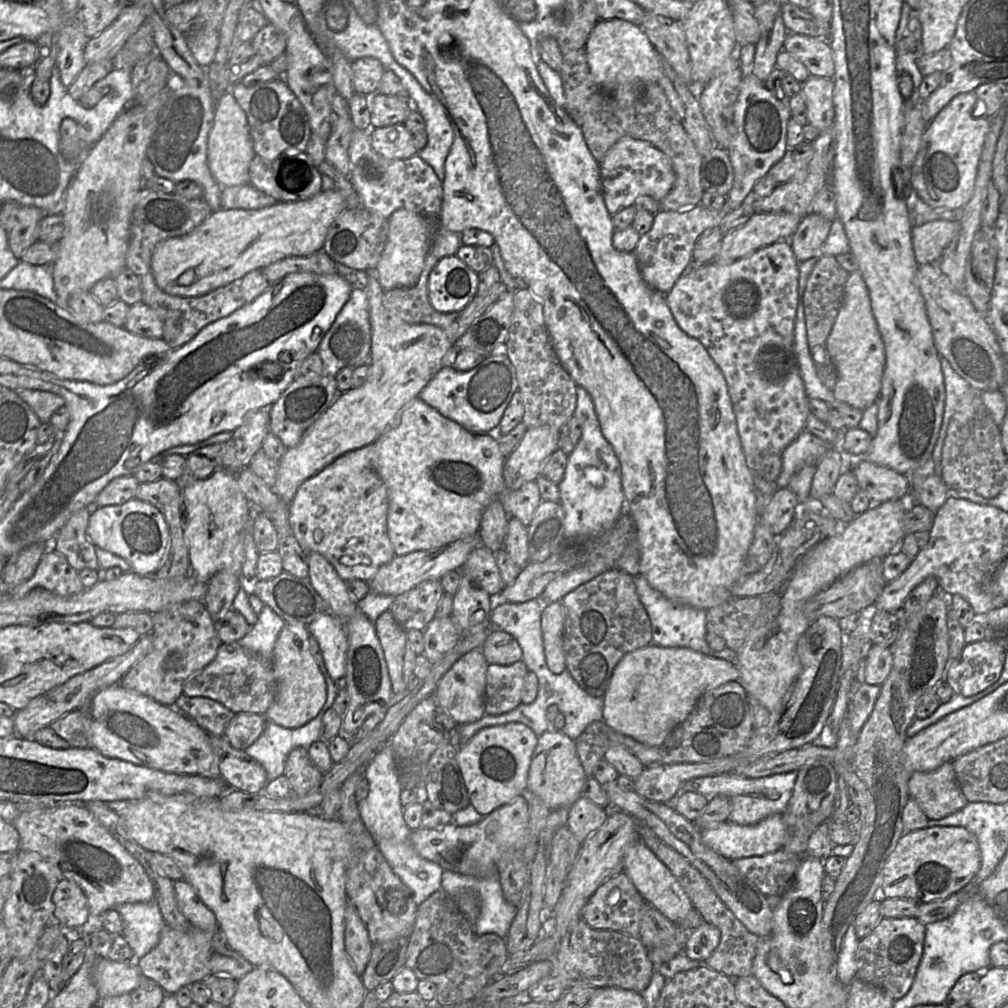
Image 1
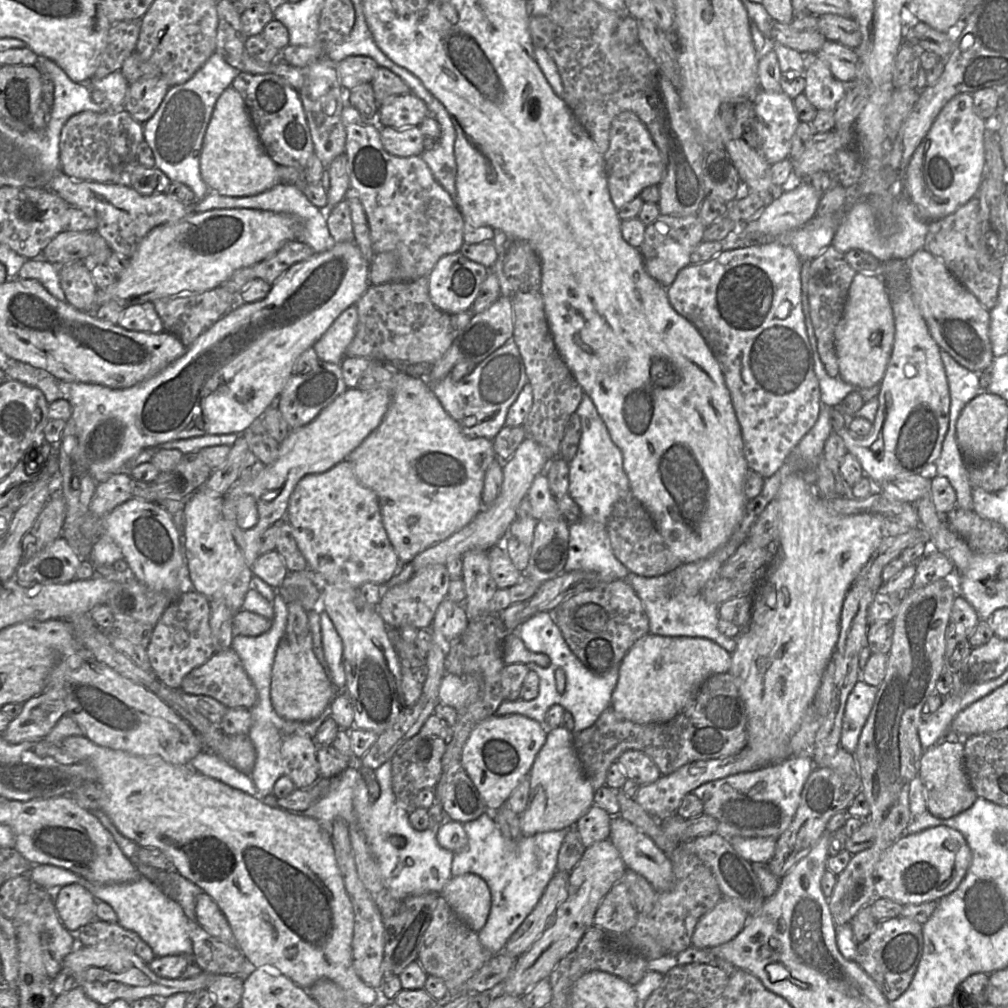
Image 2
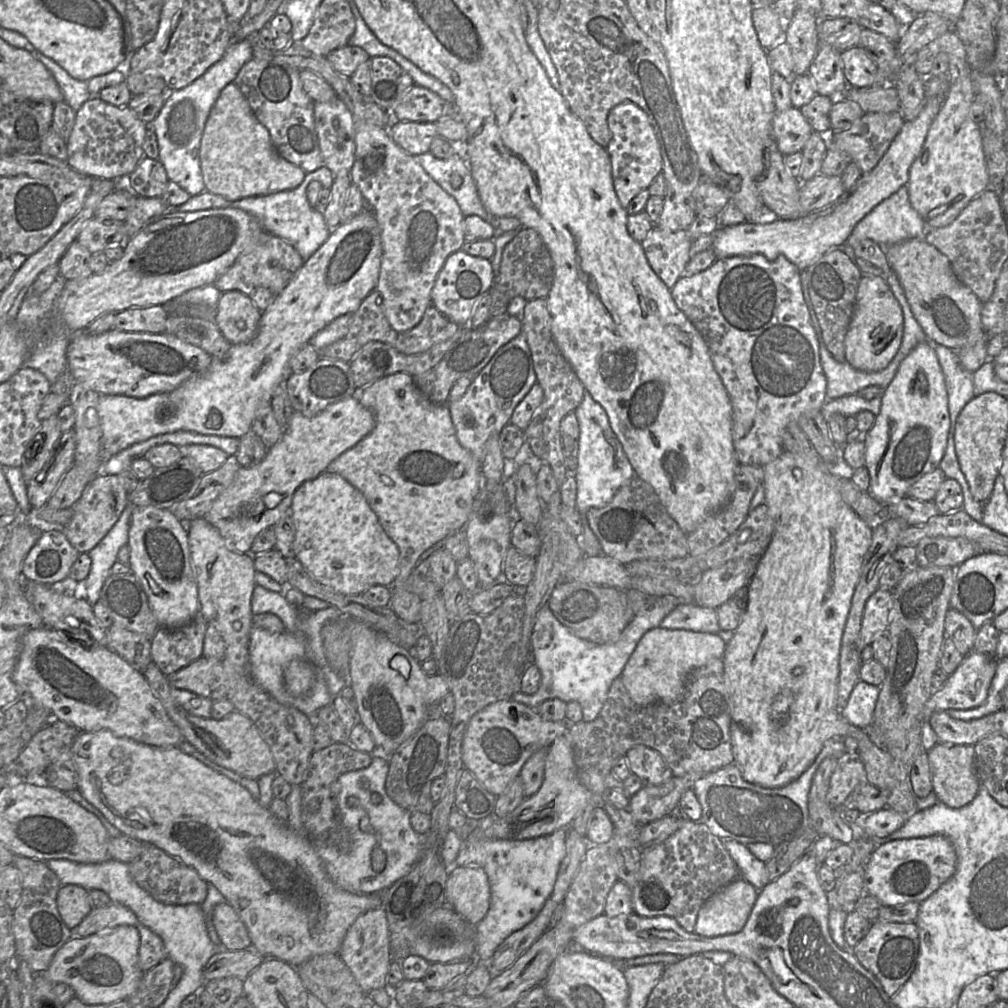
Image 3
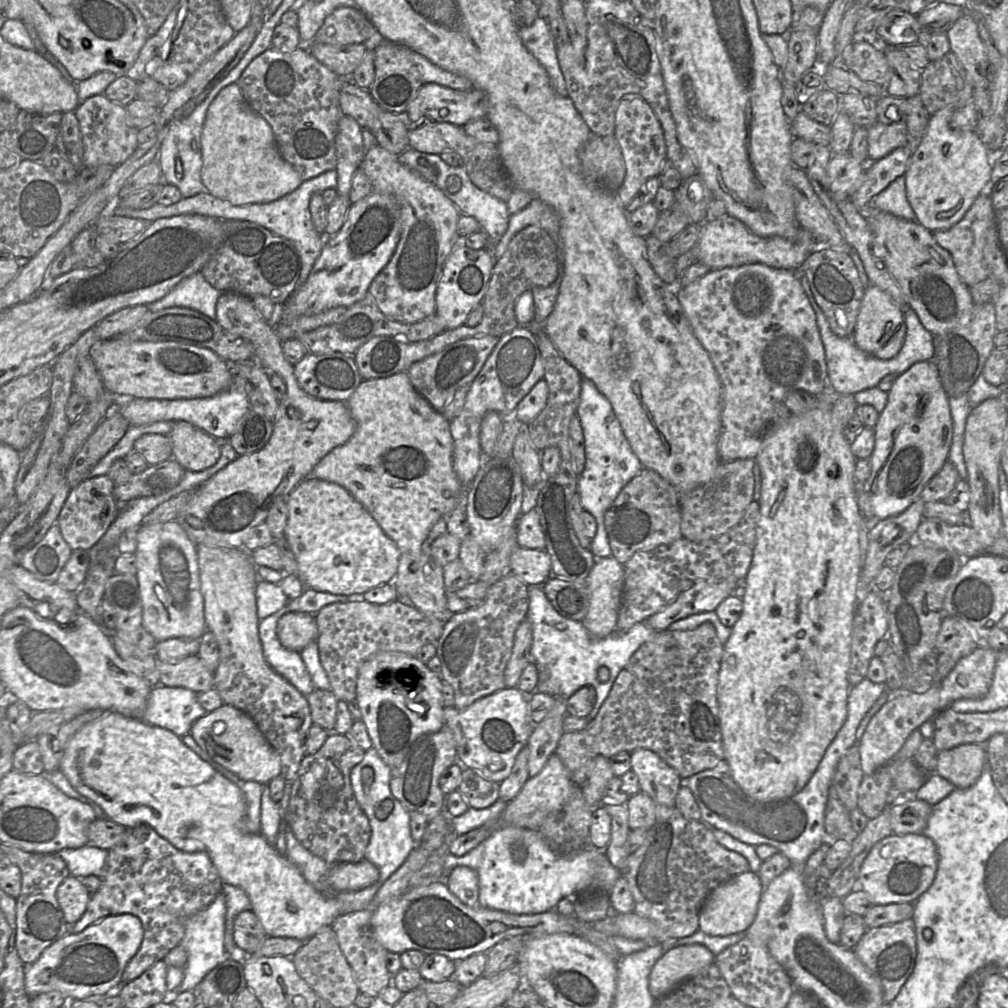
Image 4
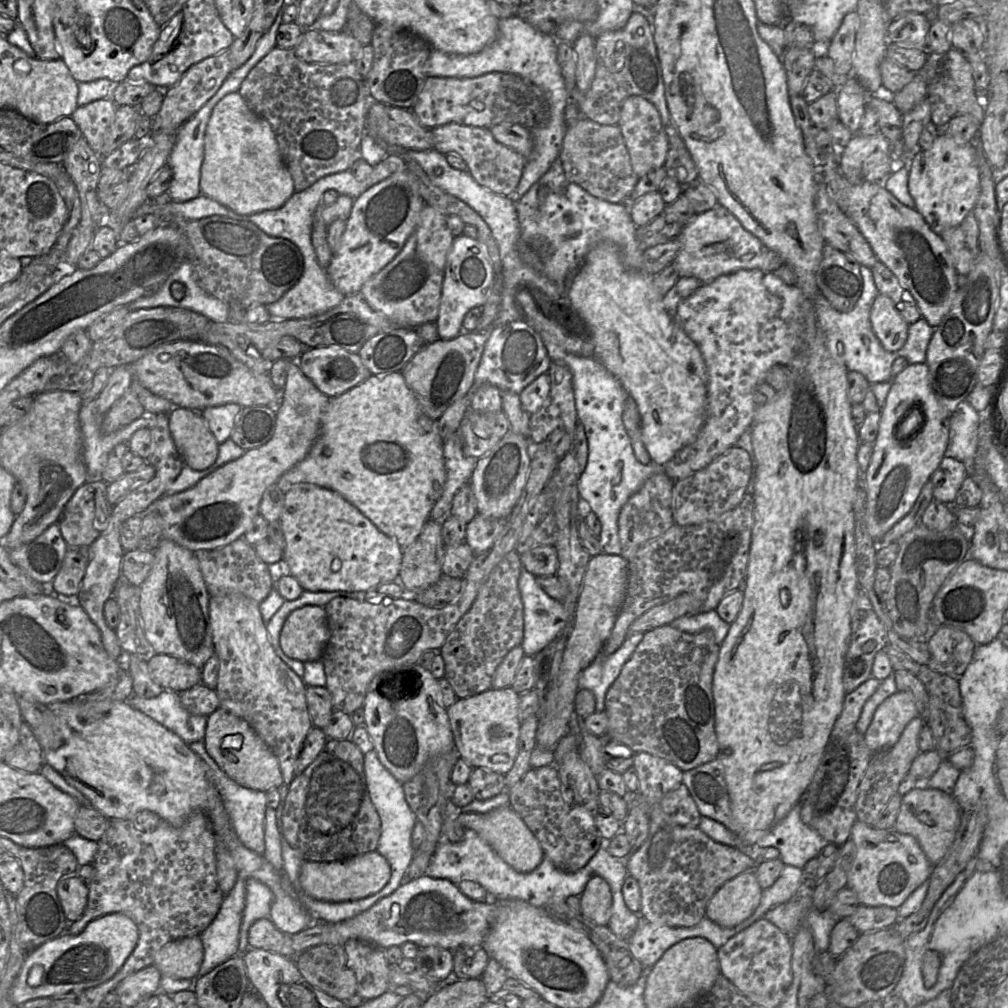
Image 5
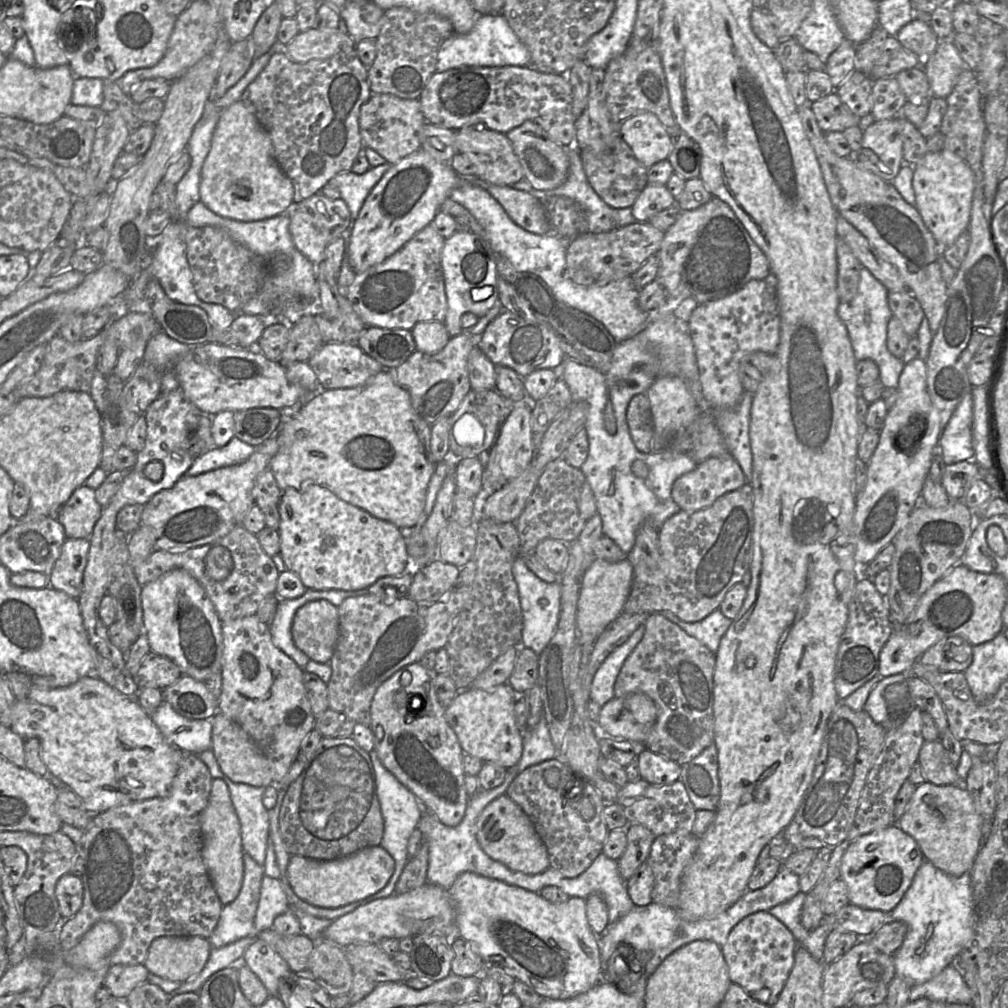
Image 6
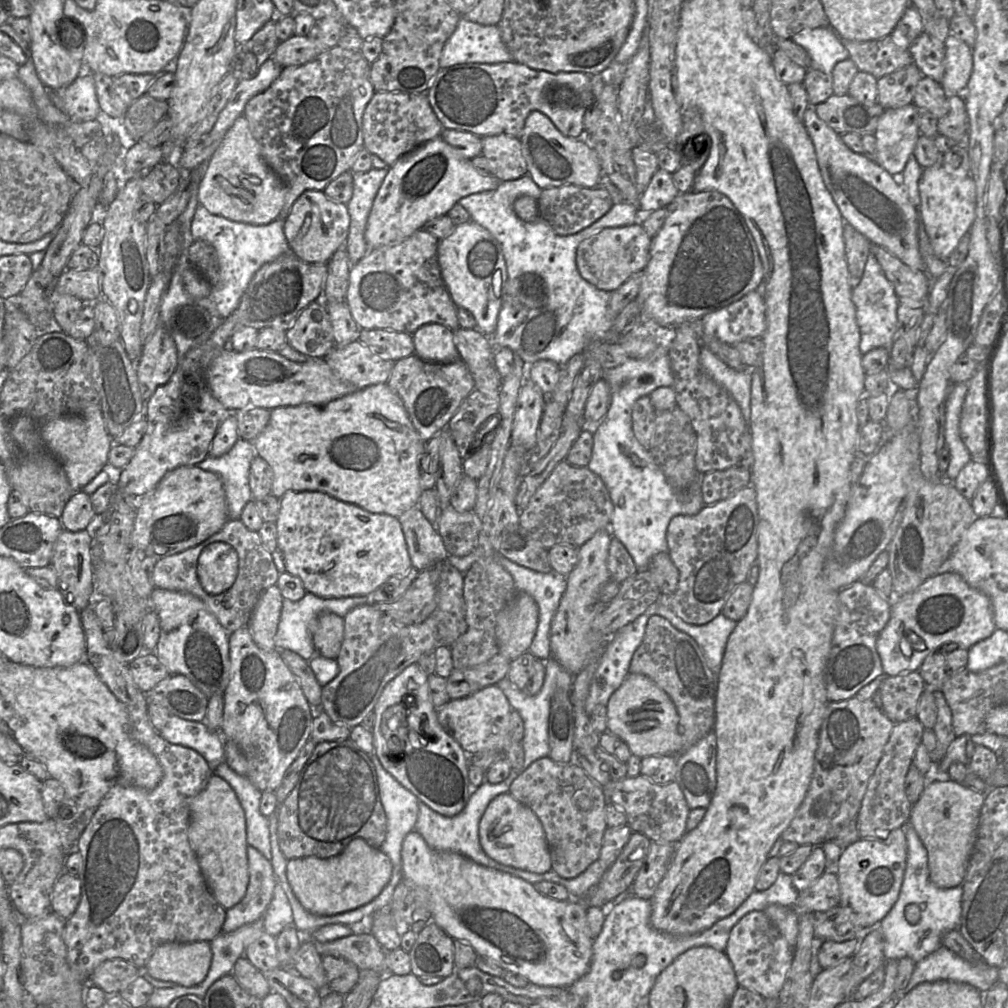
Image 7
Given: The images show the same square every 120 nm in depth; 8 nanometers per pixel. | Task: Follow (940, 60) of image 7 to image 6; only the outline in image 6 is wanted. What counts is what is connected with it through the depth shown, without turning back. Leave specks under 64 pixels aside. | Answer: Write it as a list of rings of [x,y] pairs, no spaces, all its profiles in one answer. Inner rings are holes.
[[[918,16],[900,29],[896,39],[918,56],[922,68],[940,43],[929,22]]]

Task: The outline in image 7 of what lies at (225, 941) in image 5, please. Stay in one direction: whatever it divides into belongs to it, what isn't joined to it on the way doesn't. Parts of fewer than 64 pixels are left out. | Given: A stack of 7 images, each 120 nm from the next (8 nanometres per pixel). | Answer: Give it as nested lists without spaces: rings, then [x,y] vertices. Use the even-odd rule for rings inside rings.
[[[247,846],[249,882],[243,899],[226,910],[222,932],[232,932],[263,918],[273,896],[277,880],[273,866],[256,848]]]

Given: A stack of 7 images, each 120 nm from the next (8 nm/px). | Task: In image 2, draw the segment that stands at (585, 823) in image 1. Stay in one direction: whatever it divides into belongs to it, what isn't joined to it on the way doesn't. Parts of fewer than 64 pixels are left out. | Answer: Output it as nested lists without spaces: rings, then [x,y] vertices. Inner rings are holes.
[[[593,804],[574,825],[585,848],[610,838],[612,816],[600,806]]]

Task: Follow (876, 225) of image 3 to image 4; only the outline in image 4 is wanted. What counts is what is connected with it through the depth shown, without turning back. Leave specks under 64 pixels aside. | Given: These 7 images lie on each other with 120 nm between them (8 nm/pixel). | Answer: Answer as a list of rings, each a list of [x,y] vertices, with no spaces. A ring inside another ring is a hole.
[[[905,175],[891,182],[872,200],[870,206],[906,220],[917,221],[917,216],[907,199]]]

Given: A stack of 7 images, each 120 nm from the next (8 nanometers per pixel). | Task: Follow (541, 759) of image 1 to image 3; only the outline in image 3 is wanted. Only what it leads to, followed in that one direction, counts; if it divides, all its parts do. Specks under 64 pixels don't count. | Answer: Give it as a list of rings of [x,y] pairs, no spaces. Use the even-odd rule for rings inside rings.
[[[565,735],[558,736],[549,746],[543,781],[537,792],[504,817],[491,814],[480,821],[479,828],[488,839],[524,840],[570,828],[572,821],[592,800],[592,793],[580,781],[573,751]]]

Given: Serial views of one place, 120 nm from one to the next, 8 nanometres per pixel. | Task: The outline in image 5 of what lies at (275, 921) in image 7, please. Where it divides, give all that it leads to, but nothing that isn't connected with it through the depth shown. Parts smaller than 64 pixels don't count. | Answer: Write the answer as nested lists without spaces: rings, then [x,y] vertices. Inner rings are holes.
[[[248,878],[246,880],[246,904],[243,912],[238,954],[243,955],[249,948],[248,932],[250,926],[258,919],[269,918],[273,893],[271,889],[260,881]]]

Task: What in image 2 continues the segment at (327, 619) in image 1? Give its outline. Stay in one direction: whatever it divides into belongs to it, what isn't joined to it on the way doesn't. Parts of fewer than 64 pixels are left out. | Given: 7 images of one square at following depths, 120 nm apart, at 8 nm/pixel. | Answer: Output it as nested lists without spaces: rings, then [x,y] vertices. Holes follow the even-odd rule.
[[[319,610],[321,640],[326,663],[329,667],[332,683],[336,689],[345,686],[343,667],[343,644],[328,614]]]

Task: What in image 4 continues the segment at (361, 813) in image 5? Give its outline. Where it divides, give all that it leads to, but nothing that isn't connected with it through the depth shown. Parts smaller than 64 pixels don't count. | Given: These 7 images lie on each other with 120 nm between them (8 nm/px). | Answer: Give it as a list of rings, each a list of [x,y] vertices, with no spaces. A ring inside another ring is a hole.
[[[331,732],[316,753],[304,756],[292,782],[286,822],[304,848],[330,865],[362,861],[371,837],[369,820],[359,806],[350,782],[352,768],[363,760],[364,755],[365,751],[348,735]]]

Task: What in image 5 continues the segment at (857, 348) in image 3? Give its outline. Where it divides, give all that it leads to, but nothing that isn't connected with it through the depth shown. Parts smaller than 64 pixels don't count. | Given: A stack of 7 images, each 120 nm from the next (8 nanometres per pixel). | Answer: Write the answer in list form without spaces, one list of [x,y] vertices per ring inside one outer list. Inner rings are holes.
[[[882,294],[875,298],[870,312],[872,330],[887,352],[896,352],[908,337],[908,323],[890,298]]]

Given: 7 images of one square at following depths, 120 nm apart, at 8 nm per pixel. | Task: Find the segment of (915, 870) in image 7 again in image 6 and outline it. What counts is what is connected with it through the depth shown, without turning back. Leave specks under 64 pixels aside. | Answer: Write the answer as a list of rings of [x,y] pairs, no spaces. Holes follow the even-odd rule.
[[[924,860],[903,898],[890,913],[890,920],[900,921],[907,925],[904,940],[893,954],[895,975],[905,978],[911,985],[920,985],[953,964],[955,958],[972,938],[972,903],[970,872],[958,877],[951,876]]]

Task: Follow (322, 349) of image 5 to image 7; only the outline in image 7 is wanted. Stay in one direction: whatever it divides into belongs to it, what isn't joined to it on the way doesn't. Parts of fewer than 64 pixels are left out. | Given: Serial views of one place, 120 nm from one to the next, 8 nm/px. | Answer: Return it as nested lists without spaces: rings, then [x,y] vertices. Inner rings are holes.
[[[358,340],[343,347],[335,346],[324,359],[335,375],[358,389],[387,383],[395,363],[381,358]]]

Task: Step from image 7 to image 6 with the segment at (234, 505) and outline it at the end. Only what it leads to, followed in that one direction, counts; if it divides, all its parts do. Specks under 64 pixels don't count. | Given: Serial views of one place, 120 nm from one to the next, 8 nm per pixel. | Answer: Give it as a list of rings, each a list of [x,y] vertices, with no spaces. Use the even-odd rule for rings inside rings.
[[[233,437],[230,442],[221,447],[196,456],[186,476],[198,476],[200,474],[223,467],[244,463],[254,453],[255,447]]]

